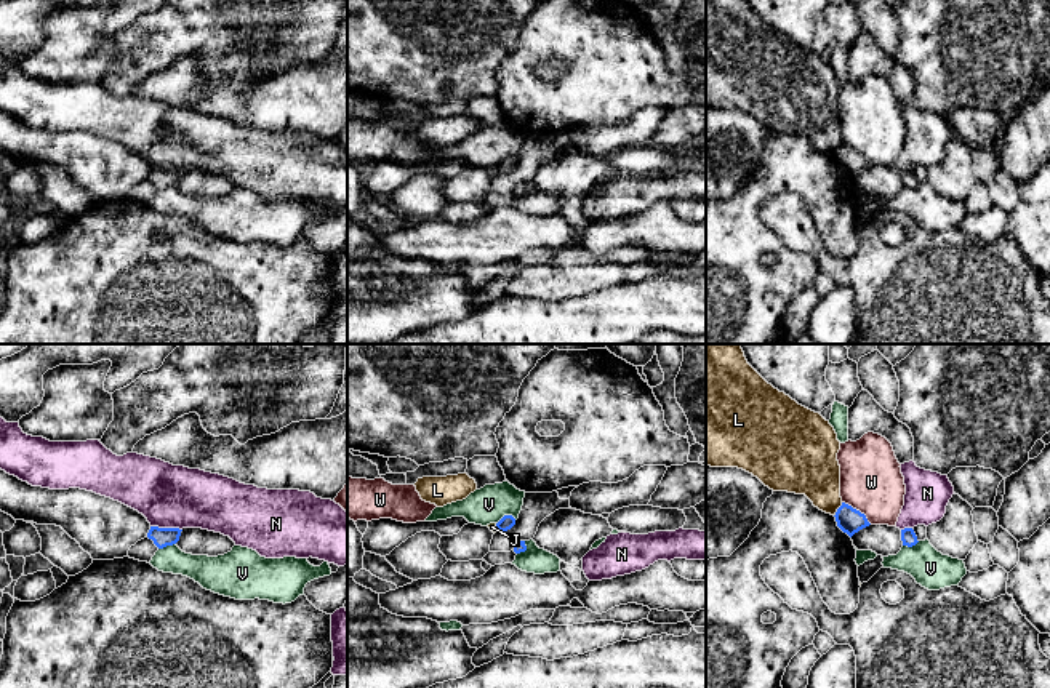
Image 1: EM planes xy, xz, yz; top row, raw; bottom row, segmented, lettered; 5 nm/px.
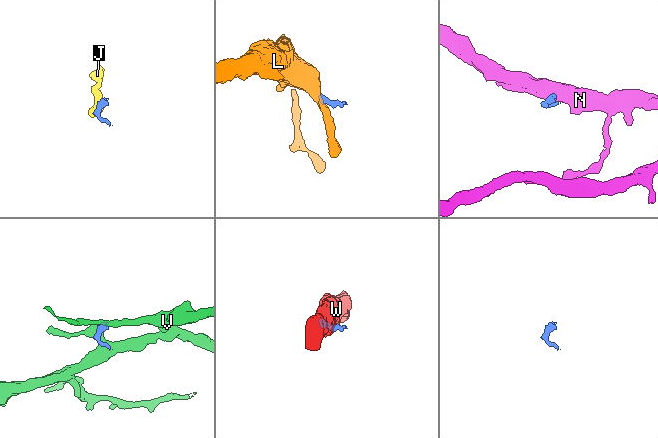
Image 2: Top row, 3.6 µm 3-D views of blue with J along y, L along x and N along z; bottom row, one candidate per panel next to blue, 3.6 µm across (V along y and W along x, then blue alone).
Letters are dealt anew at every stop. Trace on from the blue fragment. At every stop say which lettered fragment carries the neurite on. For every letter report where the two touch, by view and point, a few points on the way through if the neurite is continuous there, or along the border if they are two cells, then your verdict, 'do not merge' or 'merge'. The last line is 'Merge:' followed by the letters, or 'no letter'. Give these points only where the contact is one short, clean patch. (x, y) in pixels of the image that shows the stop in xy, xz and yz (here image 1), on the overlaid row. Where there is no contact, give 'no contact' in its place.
J: meets blue in xz at (496, 527); border along xz (495, 524), (498, 530); do not merge
L: meets blue in yz at (837, 509); border along yz (842, 503), (834, 516); do not merge
N: meets blue in xy at (167, 528); border along xy (151, 525), (178, 527), (181, 530); do not merge
V: meets blue in xz at (506, 516); do not merge
W: meets blue in yz at (858, 511); border along yz (842, 501), (858, 509), (871, 524); do not merge
Merge: no letter

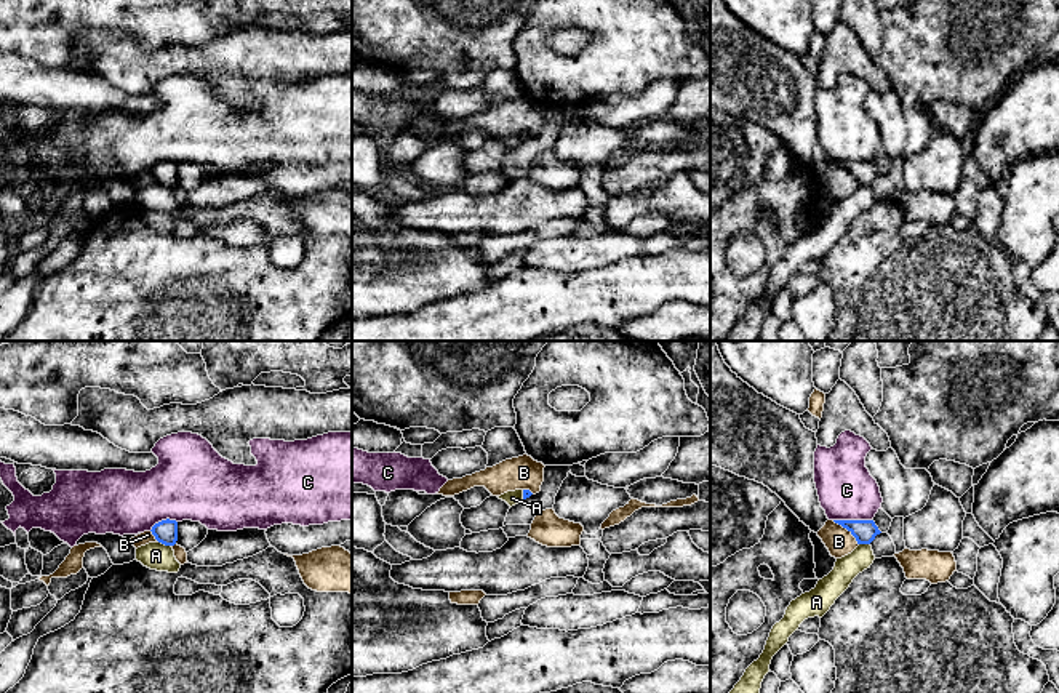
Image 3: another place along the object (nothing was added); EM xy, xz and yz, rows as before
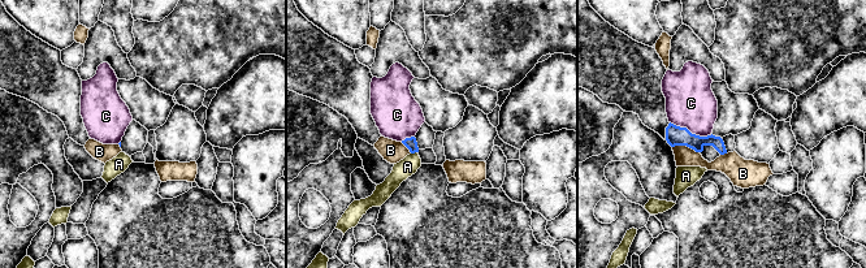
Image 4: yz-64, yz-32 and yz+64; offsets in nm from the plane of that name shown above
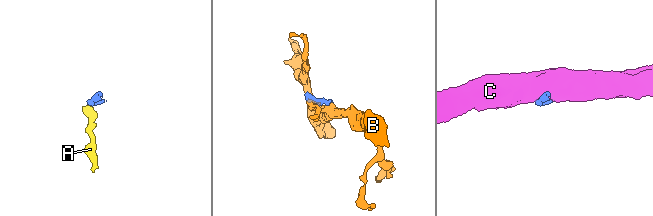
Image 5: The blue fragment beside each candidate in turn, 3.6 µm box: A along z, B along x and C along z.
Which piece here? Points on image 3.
A: meets blue in xy at (165, 544); border along xy (159, 541), (170, 546); do not merge
B: meets blue in yz at (847, 528); do not merge
C: meets blue in yz at (853, 520); border along yz (834, 519), (871, 520); do not merge
Merge: no letter

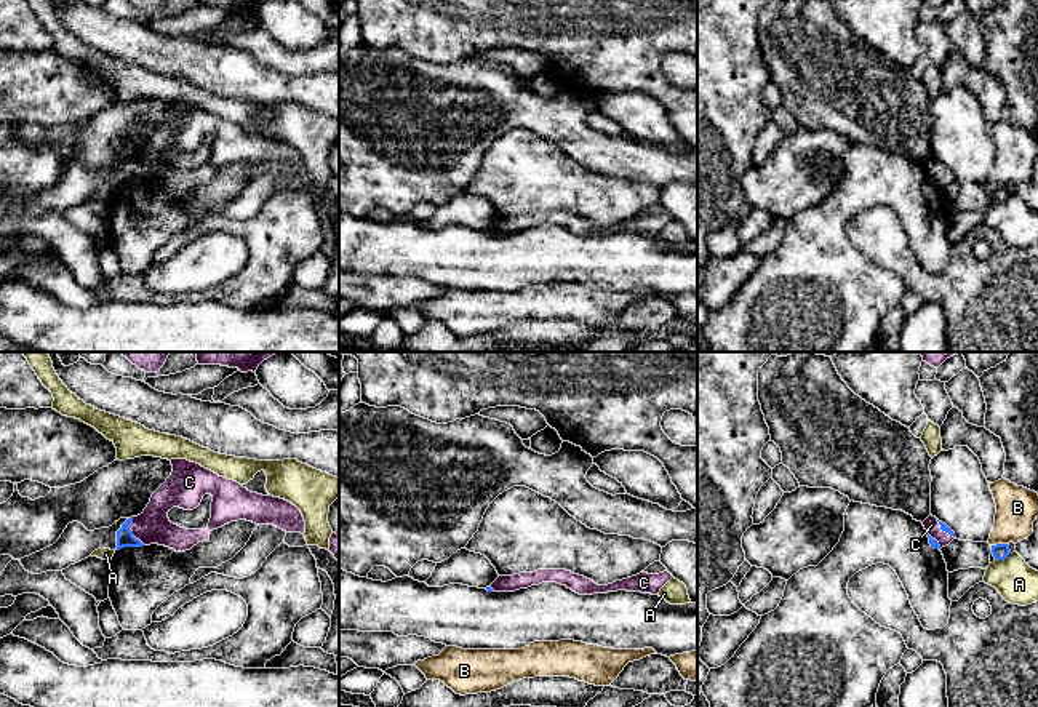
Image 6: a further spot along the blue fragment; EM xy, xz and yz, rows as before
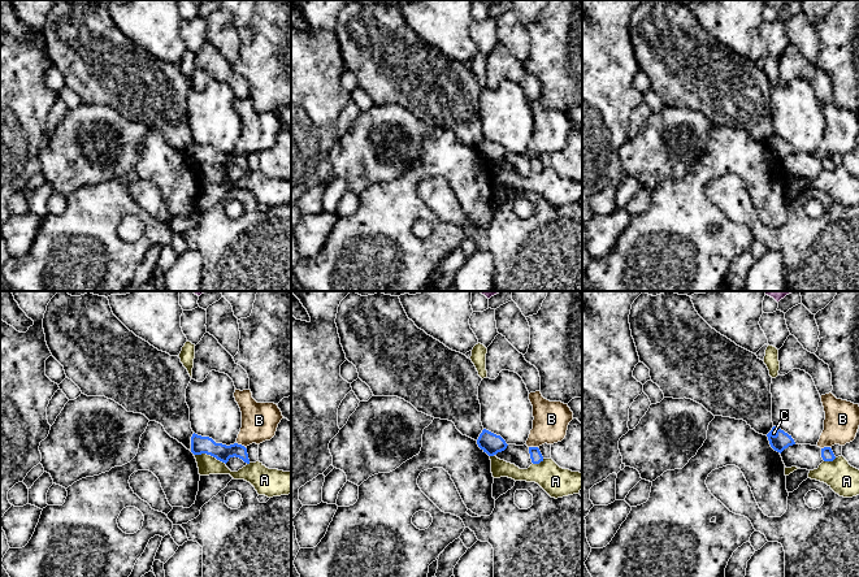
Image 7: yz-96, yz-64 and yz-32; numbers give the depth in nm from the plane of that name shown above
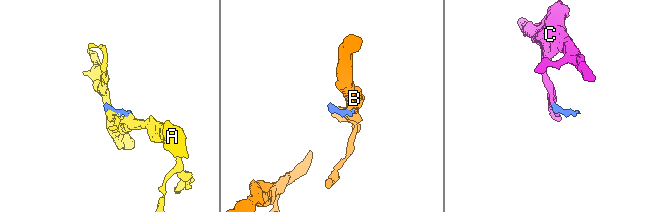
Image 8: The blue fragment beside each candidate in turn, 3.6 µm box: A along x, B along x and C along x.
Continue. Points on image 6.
A: meets blue in yz at (1002, 559); do not merge
B: meets blue in yz at (998, 544); border along yz (1006, 543), (992, 546); do not merge
C: meets blue in xy at (131, 531); merge
Merge: C

